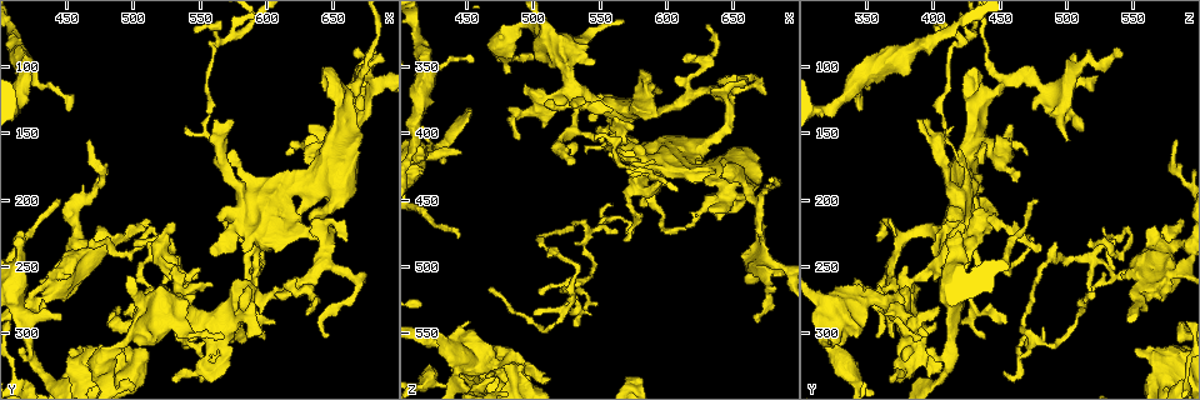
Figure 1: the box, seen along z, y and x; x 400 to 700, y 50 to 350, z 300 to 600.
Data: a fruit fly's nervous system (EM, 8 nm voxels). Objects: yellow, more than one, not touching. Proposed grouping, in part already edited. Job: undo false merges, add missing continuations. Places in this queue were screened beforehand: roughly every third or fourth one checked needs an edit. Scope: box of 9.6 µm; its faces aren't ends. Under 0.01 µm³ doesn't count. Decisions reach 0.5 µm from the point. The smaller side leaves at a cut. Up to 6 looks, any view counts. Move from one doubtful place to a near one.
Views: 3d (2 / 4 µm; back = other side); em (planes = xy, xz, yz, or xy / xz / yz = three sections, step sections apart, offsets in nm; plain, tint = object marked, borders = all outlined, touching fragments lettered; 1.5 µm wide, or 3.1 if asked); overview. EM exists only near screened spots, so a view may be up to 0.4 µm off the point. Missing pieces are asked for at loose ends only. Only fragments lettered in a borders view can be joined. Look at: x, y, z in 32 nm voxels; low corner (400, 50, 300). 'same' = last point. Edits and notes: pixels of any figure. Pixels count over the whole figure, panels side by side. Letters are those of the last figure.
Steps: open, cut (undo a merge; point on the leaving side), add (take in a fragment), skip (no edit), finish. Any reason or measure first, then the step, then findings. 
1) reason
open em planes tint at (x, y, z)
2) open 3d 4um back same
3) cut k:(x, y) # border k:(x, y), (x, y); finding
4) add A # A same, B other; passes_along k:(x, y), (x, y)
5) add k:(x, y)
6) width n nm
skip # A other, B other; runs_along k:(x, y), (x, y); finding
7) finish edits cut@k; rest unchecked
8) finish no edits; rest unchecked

free end
open em planes tint at (584, 242, 410)

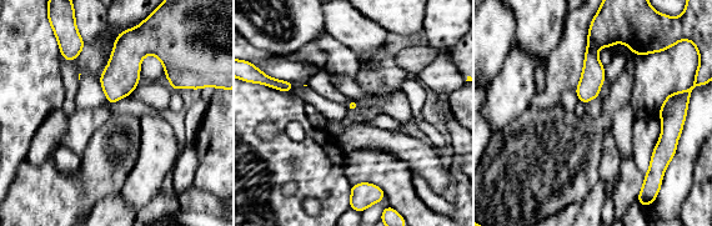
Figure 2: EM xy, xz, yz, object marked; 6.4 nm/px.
open em planes borders same

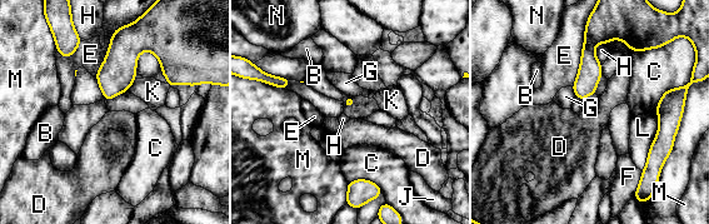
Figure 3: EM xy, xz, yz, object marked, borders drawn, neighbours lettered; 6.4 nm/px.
longest_contact E 420 nm
skip # B other, C other, D other, E other, F other, G other, H other, J other, K other, L other, M other, N other; border 3:(607, 43), (594, 46), (600, 65); no lettered fragment goes on from it

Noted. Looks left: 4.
open em planes borders at (586, 304, 368)

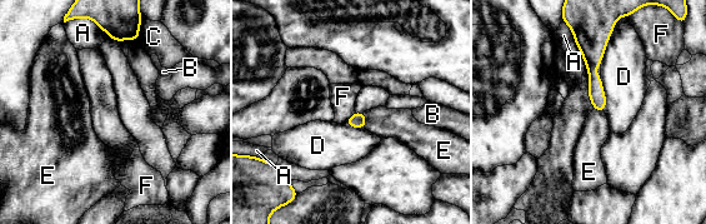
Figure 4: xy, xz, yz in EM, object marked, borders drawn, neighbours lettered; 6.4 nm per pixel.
skip # A other, B other, C other, D other, E other, F other; runs_along 4:(585, 38), (601, 108); none of them fits

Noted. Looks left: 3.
stops while still wide
open em planes borders at (630, 144, 456)

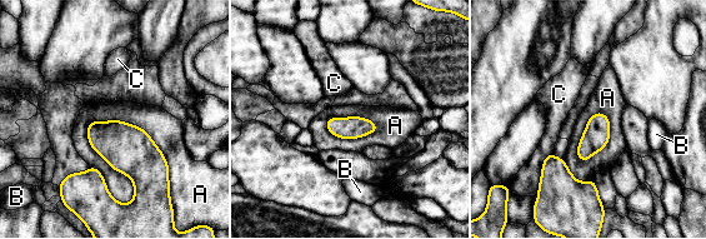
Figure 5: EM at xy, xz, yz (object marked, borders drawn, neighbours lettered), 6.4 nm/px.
skip # A other, B other, C other; border 5:(91, 120), (89, 144), (134, 188); none of them fits

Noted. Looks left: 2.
finish no edits; rest unchecked

